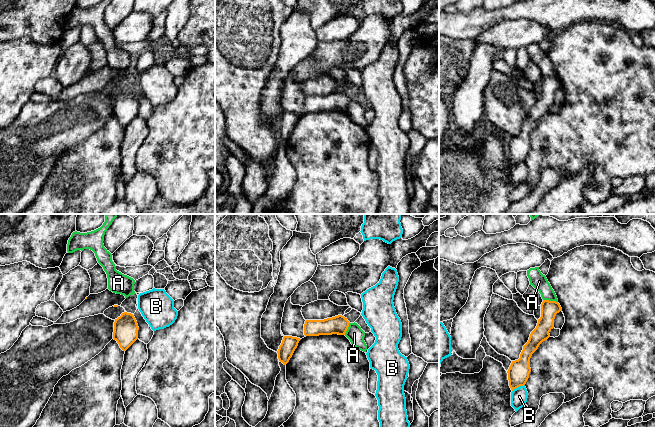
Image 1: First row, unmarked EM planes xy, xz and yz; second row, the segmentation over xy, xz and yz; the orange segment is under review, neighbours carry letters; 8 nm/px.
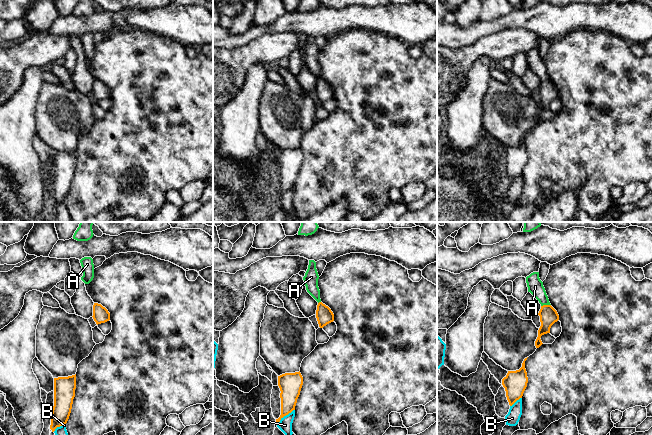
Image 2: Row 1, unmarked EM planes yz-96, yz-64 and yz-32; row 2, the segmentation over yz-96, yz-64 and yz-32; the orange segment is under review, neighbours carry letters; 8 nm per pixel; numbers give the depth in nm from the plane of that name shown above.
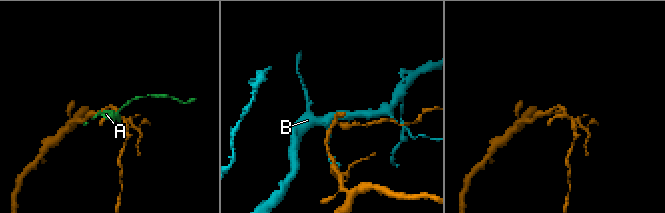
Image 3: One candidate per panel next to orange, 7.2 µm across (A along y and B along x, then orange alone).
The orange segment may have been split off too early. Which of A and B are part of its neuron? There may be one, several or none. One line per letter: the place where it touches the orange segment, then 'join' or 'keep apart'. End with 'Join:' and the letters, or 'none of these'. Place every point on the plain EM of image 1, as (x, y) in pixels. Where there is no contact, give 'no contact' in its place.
A: meets orange in yz at (550, 77); keep apart
B: meets orange in yz at (518, 162); keep apart
Join: none of these

